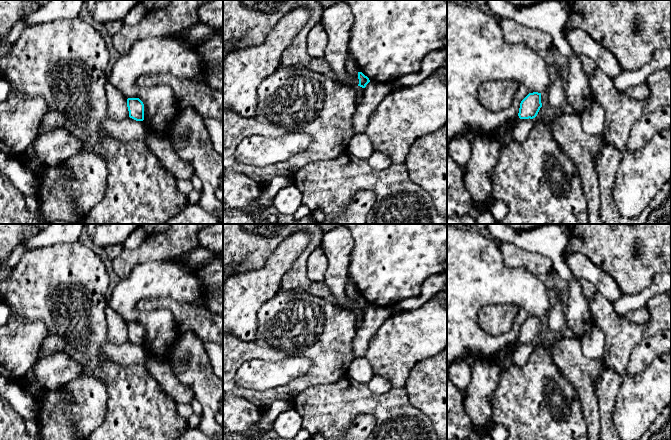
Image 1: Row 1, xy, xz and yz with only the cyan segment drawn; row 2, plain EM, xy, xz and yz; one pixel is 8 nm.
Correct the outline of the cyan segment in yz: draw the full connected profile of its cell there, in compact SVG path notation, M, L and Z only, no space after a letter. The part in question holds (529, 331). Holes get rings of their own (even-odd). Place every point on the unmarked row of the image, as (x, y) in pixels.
M529 317L520 327L518 340L520 343L533 343L541 331L541 317Z

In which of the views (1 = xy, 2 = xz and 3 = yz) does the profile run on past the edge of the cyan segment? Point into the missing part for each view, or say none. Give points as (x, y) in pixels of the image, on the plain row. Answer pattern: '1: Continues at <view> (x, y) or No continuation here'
1: No continuation here
2: No continuation here
3: No continuation here

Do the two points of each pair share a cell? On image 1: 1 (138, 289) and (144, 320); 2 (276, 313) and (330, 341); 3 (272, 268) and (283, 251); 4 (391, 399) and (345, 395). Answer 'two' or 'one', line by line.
1: one
2: one
3: one
4: one

